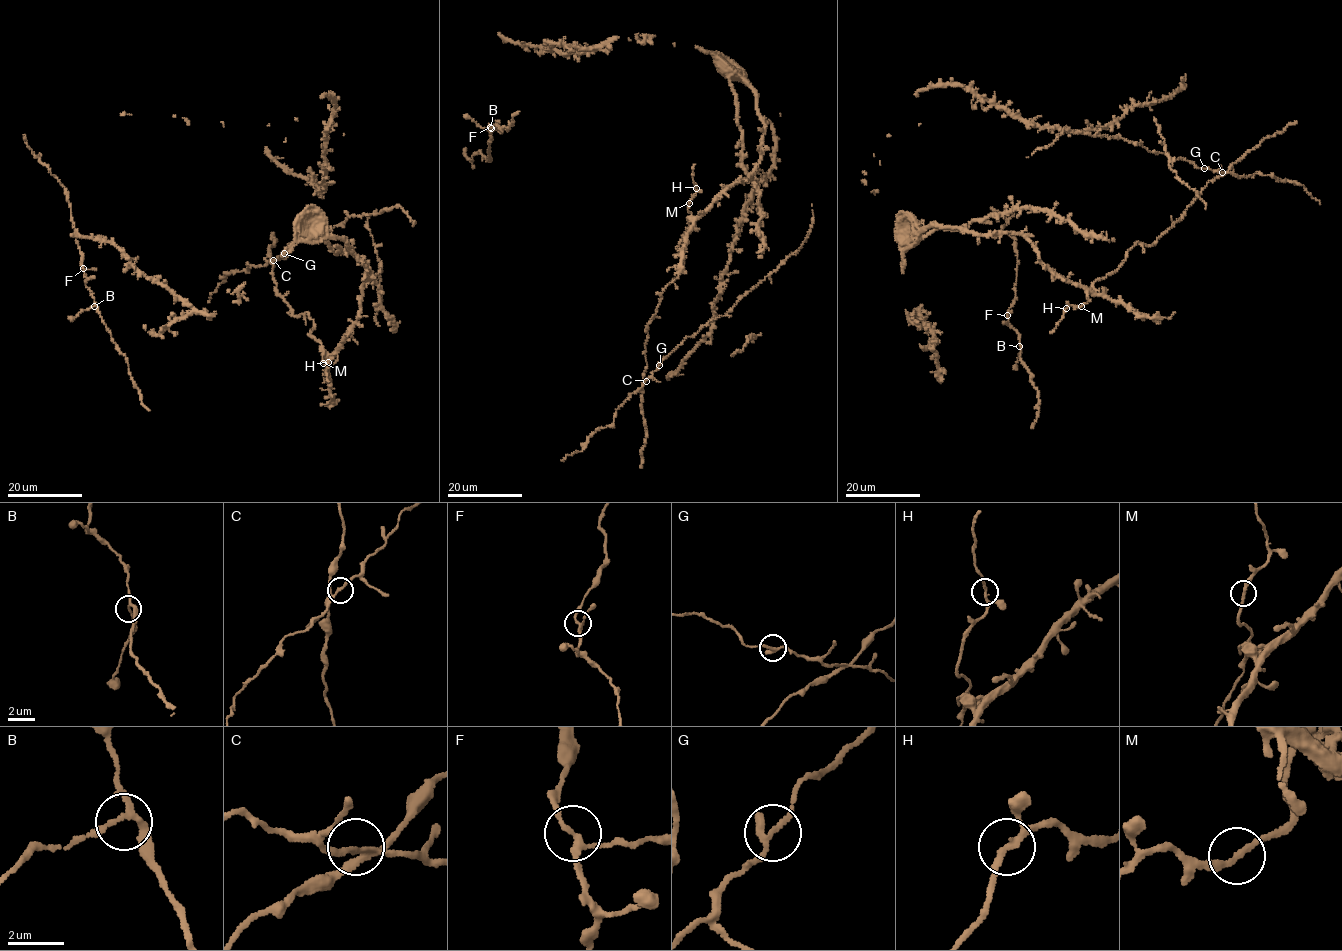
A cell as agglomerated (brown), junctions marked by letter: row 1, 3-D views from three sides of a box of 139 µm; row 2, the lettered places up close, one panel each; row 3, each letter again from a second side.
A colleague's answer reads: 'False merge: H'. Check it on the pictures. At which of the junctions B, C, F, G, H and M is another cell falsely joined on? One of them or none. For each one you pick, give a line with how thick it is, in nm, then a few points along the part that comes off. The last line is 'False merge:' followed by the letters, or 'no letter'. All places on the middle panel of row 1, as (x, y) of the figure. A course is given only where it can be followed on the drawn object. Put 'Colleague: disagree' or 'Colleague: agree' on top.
Colleague: disagree
False merge: no letter

